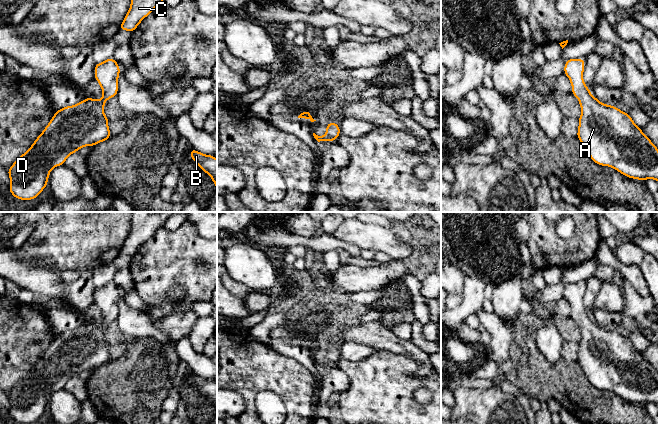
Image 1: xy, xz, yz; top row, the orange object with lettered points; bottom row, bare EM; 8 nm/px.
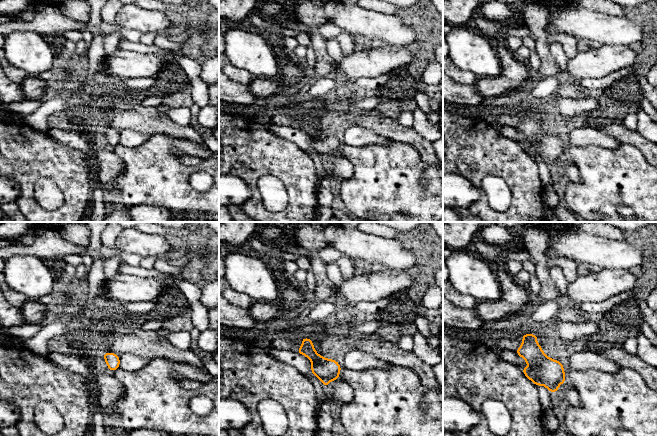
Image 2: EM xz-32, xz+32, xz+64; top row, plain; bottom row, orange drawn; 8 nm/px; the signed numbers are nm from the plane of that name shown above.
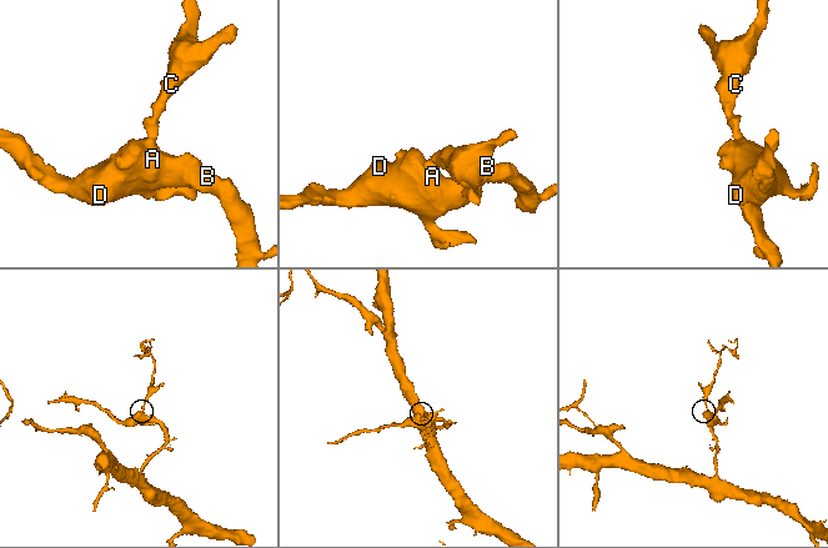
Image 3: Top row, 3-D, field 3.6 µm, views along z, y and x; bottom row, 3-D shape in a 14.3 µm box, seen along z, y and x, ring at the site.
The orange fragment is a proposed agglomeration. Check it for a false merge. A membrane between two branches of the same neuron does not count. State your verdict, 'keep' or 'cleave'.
keep

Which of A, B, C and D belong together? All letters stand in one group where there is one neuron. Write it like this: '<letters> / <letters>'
A B C D

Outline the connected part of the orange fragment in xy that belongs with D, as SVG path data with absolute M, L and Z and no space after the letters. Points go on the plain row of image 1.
M109 282L96 287L94 298L95 304L101 310L103 321L99 324L87 321L75 329L57 334L31 371L7 394L10 401L9 414L15 422L20 424L37 422L47 410L49 398L53 392L64 389L66 383L82 371L95 370L111 361L109 343L104 338L104 329L118 317L120 291L114 282Z

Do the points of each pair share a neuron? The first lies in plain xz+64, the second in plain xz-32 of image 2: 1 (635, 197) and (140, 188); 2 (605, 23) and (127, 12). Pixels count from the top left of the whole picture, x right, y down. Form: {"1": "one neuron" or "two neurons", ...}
{"1": "one neuron", "2": "one neuron"}

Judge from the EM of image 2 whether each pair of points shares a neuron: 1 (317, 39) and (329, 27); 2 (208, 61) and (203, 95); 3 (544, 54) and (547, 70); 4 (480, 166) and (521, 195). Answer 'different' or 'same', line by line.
1: different
2: different
3: same
4: same

